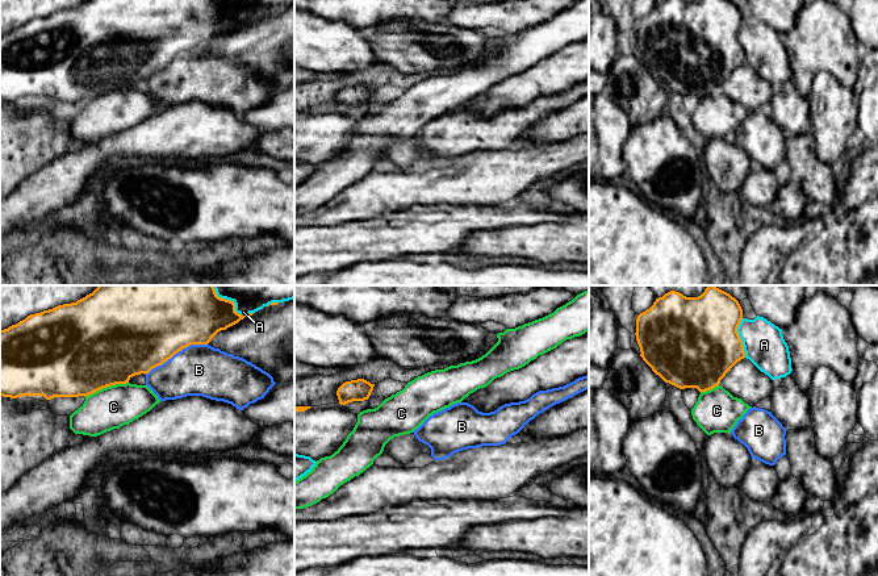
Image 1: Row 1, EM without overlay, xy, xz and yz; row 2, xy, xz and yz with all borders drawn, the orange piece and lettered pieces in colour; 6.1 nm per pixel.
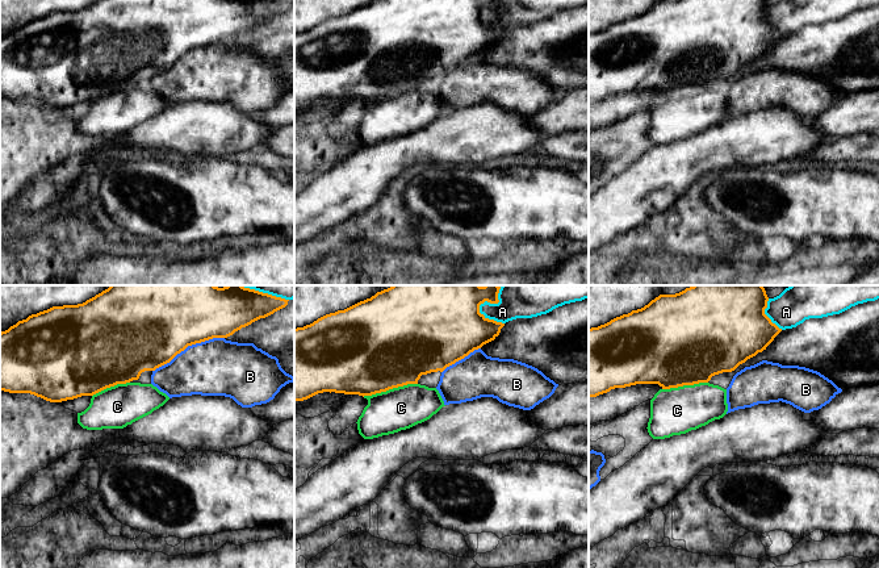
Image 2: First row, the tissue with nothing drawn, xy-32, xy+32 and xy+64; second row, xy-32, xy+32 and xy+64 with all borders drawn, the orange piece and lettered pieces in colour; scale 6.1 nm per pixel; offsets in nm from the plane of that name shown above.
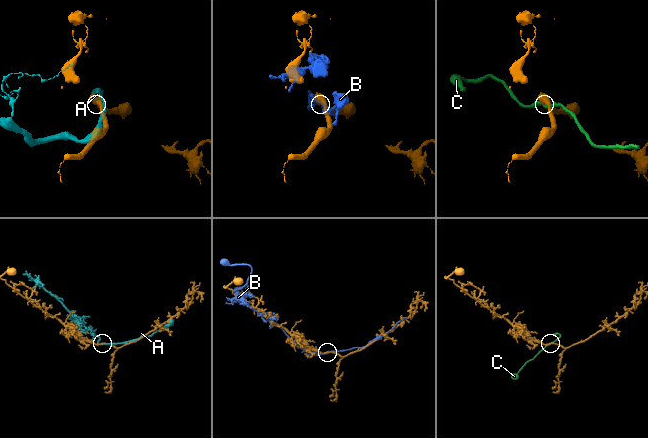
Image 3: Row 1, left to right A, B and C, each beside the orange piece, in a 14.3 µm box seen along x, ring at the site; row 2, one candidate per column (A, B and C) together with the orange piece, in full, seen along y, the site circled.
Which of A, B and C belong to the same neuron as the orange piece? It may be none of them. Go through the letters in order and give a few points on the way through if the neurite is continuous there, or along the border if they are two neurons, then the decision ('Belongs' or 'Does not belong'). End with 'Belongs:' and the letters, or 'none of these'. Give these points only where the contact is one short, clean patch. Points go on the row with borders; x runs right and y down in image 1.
A: Does not belong
B: Does not belong
C: Does not belong
Belongs: none of these

